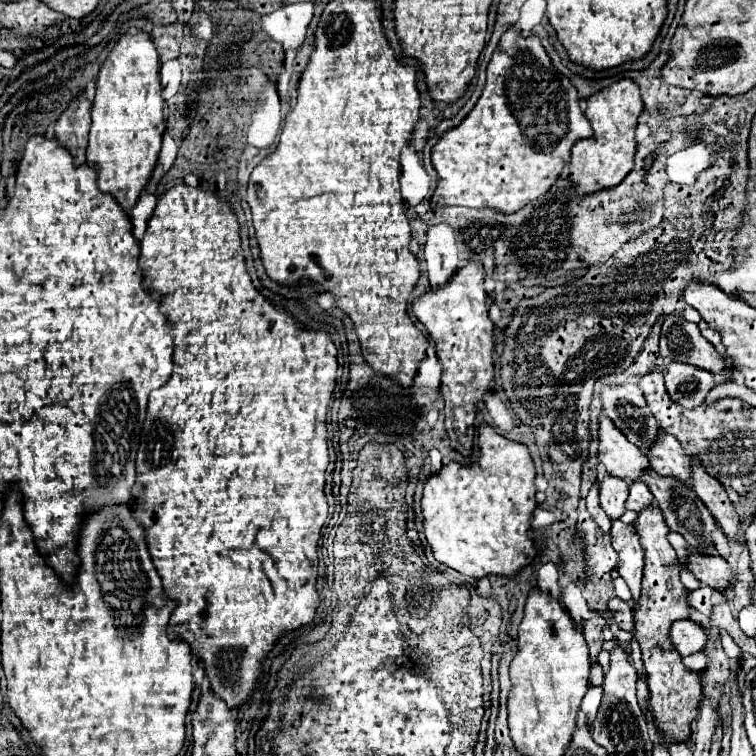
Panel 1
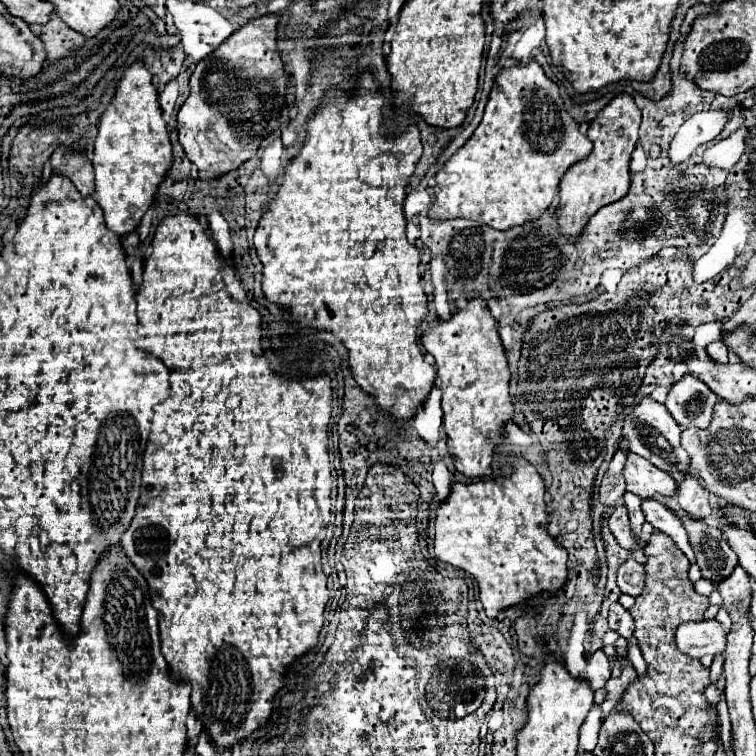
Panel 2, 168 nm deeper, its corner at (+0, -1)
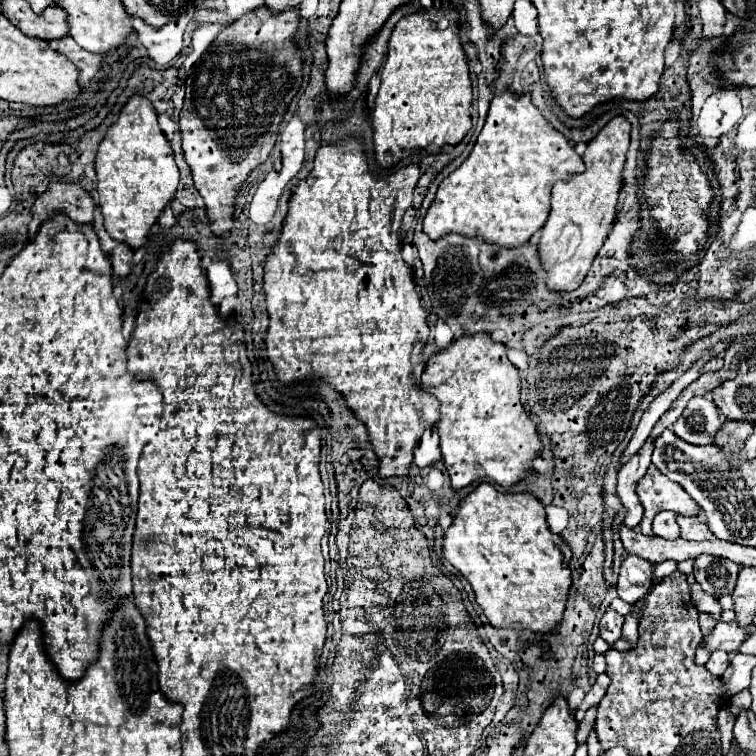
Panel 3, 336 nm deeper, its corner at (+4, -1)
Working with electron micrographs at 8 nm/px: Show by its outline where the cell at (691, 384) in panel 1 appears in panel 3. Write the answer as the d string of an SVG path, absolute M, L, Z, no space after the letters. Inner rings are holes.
M696 396L670 430L688 444L706 446L714 444L714 436L720 426L720 410L716 410L714 402L706 400L704 396Z

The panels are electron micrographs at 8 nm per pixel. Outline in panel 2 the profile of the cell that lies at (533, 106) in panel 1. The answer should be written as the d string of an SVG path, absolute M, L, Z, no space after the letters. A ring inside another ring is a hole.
M530 58L528 64L514 62L510 68L502 68L494 78L482 122L478 124L474 134L434 176L436 202L428 210L428 216L438 220L470 218L496 230L520 226L526 220L538 218L552 204L564 172L574 162L586 158L590 152L592 142L578 130L578 122L564 108L558 86L544 74L542 66L534 58Z

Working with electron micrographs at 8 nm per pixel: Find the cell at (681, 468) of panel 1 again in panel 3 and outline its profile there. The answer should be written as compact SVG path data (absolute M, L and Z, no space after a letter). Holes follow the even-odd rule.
M676 516L680 538L684 540L712 540L712 532L696 516Z

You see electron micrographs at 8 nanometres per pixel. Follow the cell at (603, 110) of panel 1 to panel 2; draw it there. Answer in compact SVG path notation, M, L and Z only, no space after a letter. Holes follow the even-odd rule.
M618 94L612 98L590 122L588 138L594 148L588 158L570 166L570 170L562 176L560 182L560 202L558 202L558 222L560 232L576 238L586 226L588 218L596 214L602 206L620 200L630 188L630 156L638 142L638 126L636 126L636 102L630 94Z

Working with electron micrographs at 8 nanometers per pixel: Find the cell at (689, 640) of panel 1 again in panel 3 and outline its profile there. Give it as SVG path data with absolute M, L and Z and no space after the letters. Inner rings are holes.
M718 622L716 628L704 638L702 648L706 650L726 650L726 652L734 652L738 650L738 646L750 636L750 628L744 630L738 626L738 622Z

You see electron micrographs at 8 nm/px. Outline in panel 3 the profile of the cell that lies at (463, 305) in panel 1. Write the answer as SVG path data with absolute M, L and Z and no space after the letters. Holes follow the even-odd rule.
M490 334L462 336L454 340L450 348L434 354L422 374L420 384L428 394L436 396L436 400L440 402L440 450L454 490L460 490L476 480L488 480L510 488L534 472L532 460L540 456L542 442L536 432L536 424L530 420L528 412L520 402L520 372L506 358L506 348L494 342Z

